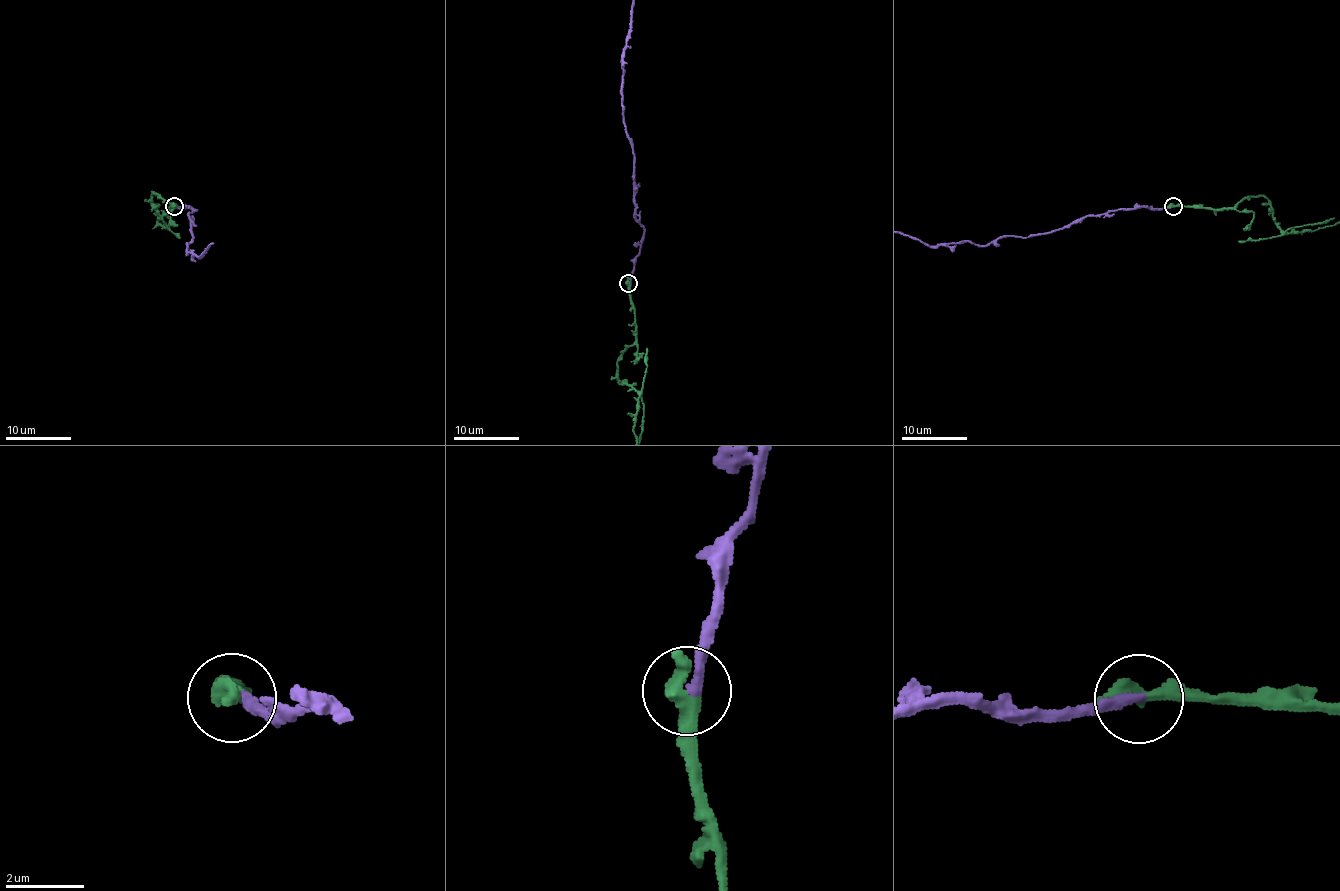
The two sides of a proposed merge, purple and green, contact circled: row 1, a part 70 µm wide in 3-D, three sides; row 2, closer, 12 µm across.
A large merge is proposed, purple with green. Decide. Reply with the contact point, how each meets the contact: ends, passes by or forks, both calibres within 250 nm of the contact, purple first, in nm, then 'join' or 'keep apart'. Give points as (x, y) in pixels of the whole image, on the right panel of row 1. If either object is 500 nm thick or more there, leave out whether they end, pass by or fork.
place (1173, 206); purple ends; green ends; calibres 280 and 480 nm; join

